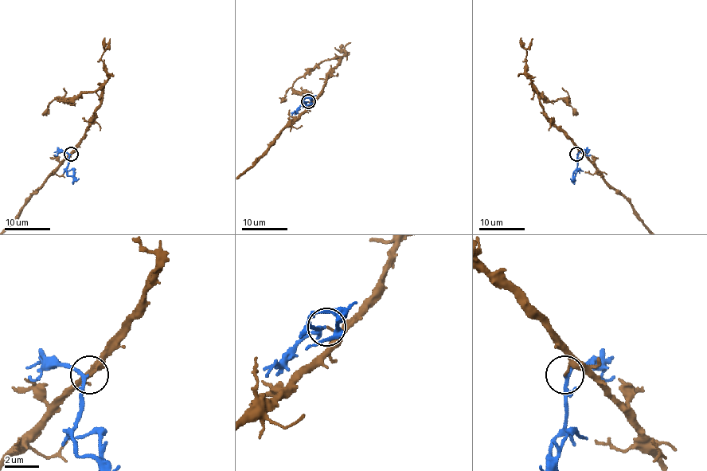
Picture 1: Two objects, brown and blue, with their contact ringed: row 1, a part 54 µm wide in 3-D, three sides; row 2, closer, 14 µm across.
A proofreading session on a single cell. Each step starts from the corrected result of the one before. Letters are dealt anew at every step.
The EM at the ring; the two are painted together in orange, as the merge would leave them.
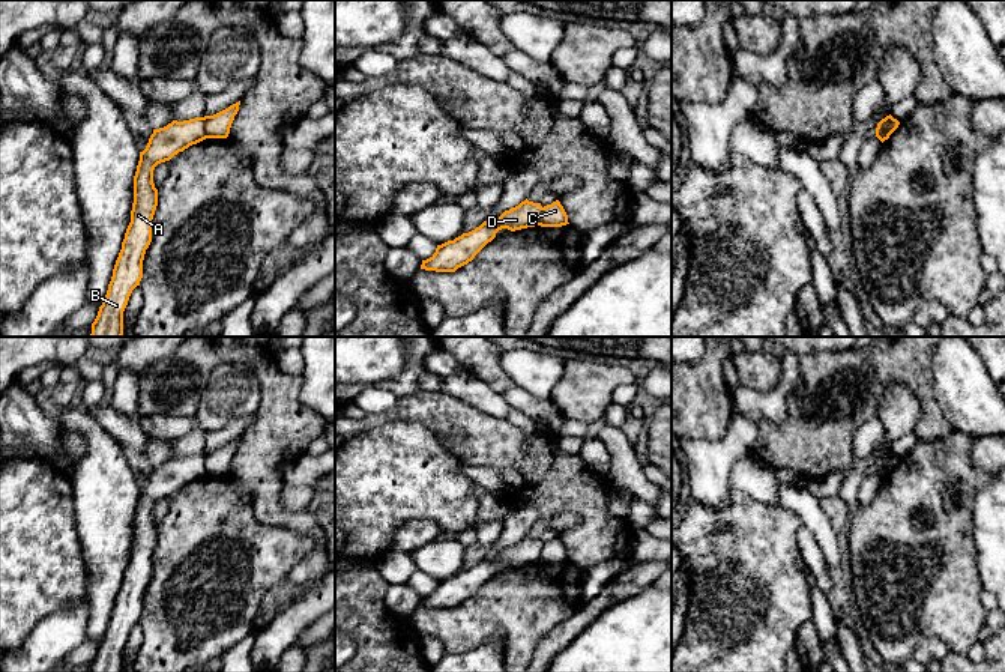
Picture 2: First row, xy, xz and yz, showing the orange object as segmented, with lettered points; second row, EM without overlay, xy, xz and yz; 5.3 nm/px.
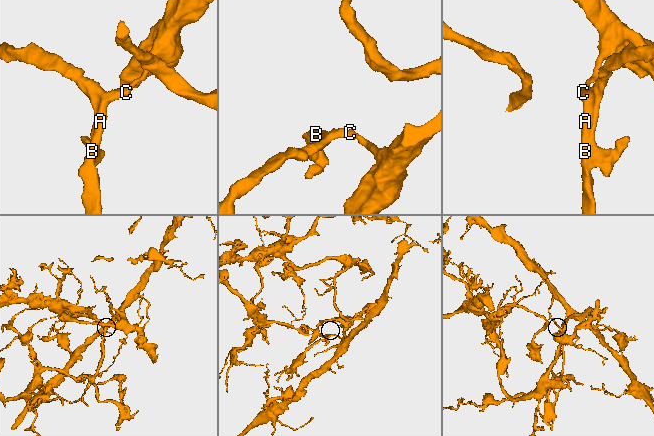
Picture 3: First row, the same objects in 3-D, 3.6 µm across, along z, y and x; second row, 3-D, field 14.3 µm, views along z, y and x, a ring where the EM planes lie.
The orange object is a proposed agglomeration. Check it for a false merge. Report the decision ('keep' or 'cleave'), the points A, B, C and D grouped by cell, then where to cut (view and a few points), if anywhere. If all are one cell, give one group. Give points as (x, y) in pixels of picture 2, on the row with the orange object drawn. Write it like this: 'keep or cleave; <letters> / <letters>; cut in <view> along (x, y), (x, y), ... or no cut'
cleave; A B D / C; cut in xy along (203, 118), (203, 130), (208, 137)

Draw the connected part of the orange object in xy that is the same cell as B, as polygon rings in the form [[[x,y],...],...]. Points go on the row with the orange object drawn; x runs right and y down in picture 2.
[[[204,117],[173,120],[164,128],[153,129],[146,149],[140,152],[134,176],[131,222],[105,299],[92,323],[90,337],[123,335],[123,311],[132,290],[140,286],[144,254],[152,242],[152,219],[158,206],[158,189],[153,183],[155,167],[206,138]]]

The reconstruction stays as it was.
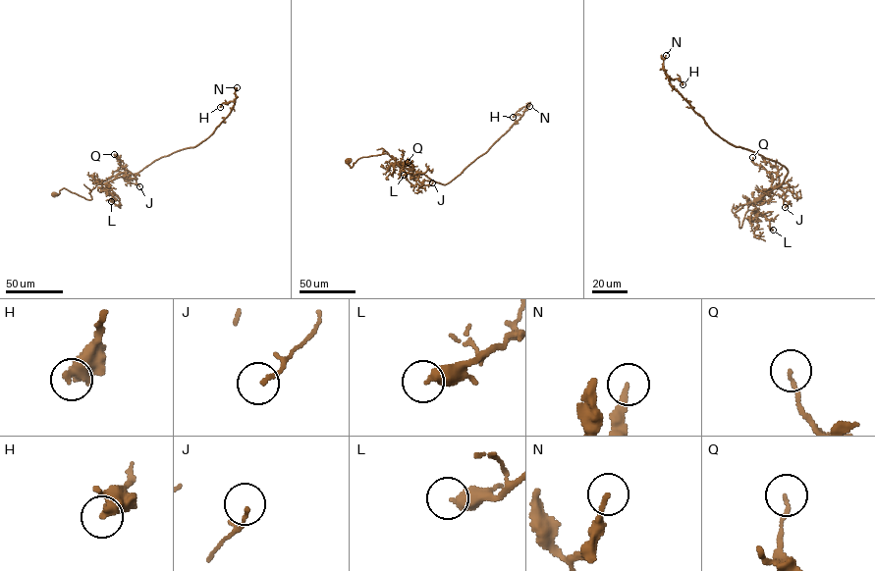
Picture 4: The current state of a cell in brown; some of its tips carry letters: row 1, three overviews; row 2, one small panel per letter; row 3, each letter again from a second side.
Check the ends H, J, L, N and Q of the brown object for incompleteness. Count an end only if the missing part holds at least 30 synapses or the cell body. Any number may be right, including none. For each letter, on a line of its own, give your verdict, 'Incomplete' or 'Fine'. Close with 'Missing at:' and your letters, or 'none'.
H: Fine
J: Fine
L: Fine
N: Fine
Q: Fine
Missing at: none

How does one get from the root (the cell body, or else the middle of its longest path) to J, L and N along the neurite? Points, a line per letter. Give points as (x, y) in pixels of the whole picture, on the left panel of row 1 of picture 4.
J: (54, 193), (58, 195), (64, 188), (90, 199), (89, 192), (96, 184), (124, 172), (131, 182), (139, 186)
L: (54, 193), (58, 195), (64, 188), (90, 199), (91, 190), (102, 183), (102, 188), (115, 198), (111, 201)
N: (54, 193), (64, 188), (90, 199), (96, 184), (197, 145), (230, 112), (237, 87)

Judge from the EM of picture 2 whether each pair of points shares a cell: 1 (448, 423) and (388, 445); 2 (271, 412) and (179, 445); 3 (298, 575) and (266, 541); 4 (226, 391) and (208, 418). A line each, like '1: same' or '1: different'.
1: different
2: different
3: different
4: same

